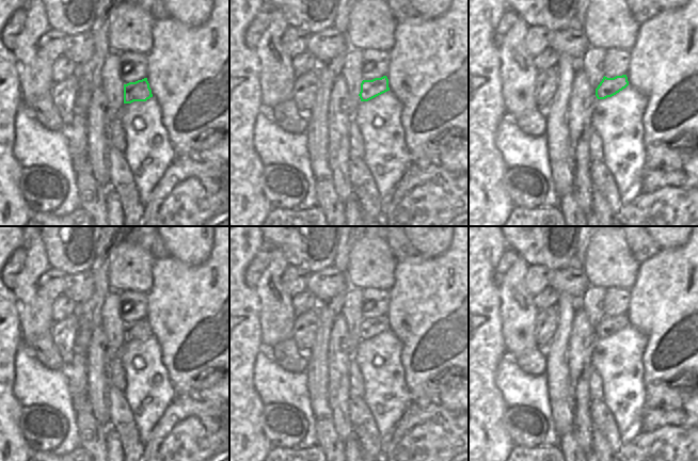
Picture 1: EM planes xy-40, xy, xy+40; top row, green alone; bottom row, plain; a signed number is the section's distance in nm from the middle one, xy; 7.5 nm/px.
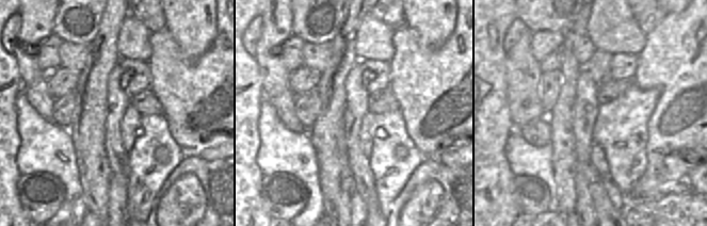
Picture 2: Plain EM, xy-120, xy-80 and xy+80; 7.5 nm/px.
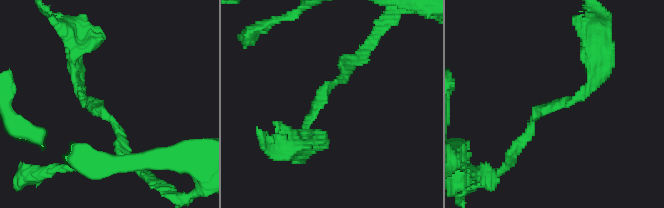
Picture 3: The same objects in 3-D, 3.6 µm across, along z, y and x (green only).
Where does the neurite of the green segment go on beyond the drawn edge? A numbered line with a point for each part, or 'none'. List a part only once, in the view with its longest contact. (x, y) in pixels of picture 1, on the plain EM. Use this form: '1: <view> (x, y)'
none.

